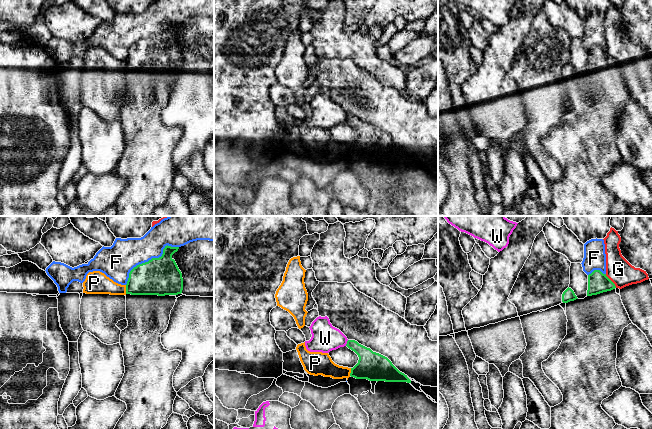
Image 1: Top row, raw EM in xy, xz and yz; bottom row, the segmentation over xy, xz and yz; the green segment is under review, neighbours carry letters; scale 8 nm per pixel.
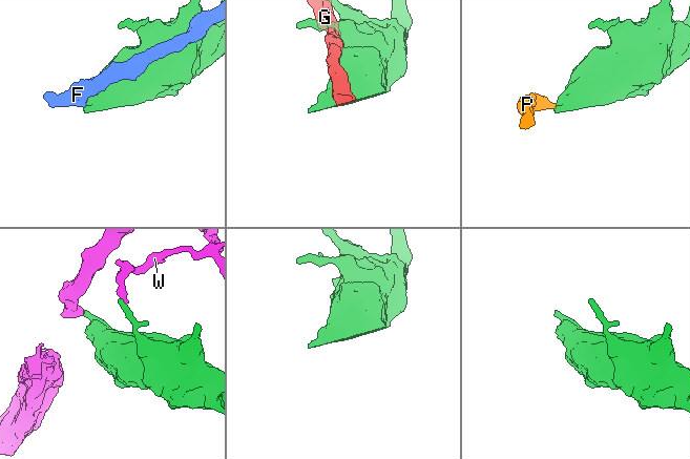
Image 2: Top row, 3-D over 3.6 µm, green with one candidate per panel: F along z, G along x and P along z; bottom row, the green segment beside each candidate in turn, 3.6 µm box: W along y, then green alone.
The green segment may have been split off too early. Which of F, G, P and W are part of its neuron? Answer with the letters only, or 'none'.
none

